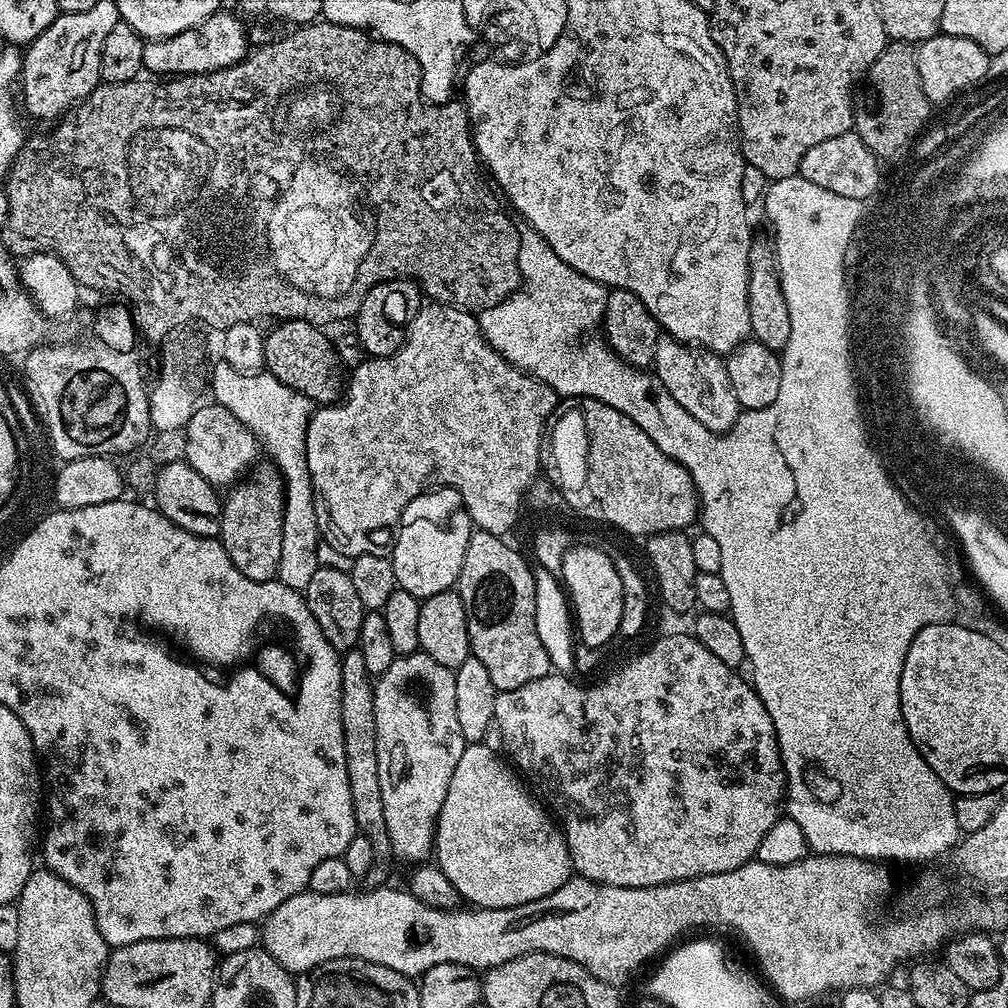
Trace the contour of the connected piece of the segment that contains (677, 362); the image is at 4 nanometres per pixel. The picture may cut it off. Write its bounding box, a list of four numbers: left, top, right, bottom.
[654,334,742,434]

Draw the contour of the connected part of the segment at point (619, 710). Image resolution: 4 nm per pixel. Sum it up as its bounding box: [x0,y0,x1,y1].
[494,634,786,888]

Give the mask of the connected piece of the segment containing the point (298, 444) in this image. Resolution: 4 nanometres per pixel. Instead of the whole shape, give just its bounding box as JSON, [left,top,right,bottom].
[211,370,322,590]

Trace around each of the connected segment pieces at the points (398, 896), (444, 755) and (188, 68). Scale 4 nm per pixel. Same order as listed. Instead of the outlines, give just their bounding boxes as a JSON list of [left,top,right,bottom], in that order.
[[260,886,406,974],[374,650,466,862],[144,10,250,78]]

